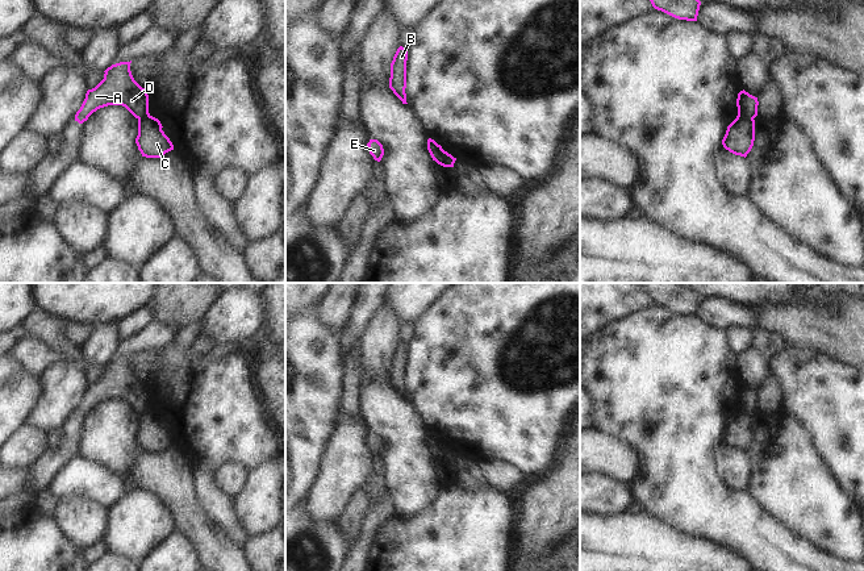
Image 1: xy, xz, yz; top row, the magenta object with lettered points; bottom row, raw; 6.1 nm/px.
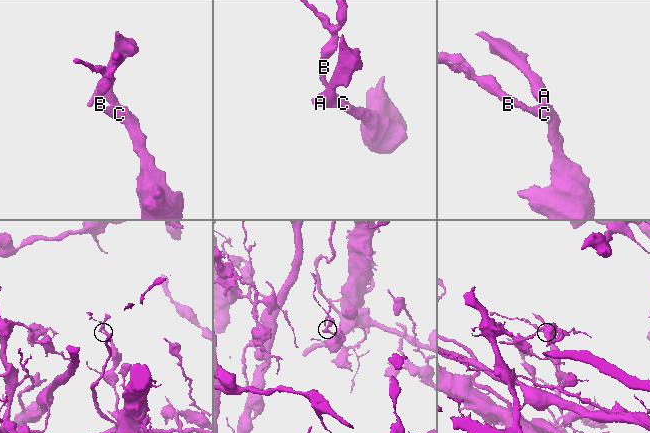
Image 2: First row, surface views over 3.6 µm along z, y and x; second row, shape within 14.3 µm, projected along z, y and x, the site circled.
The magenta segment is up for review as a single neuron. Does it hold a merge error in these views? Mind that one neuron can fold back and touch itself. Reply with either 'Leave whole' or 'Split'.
Split.

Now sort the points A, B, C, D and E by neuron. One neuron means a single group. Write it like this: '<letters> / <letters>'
A D E / B C

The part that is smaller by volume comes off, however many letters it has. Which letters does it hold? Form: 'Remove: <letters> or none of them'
Remove: A, D, E.

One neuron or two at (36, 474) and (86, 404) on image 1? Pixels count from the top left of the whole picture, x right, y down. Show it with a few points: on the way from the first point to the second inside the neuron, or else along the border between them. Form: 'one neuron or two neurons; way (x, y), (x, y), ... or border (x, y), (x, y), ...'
one neuron; way (54, 458), (70, 442), (74, 422)

